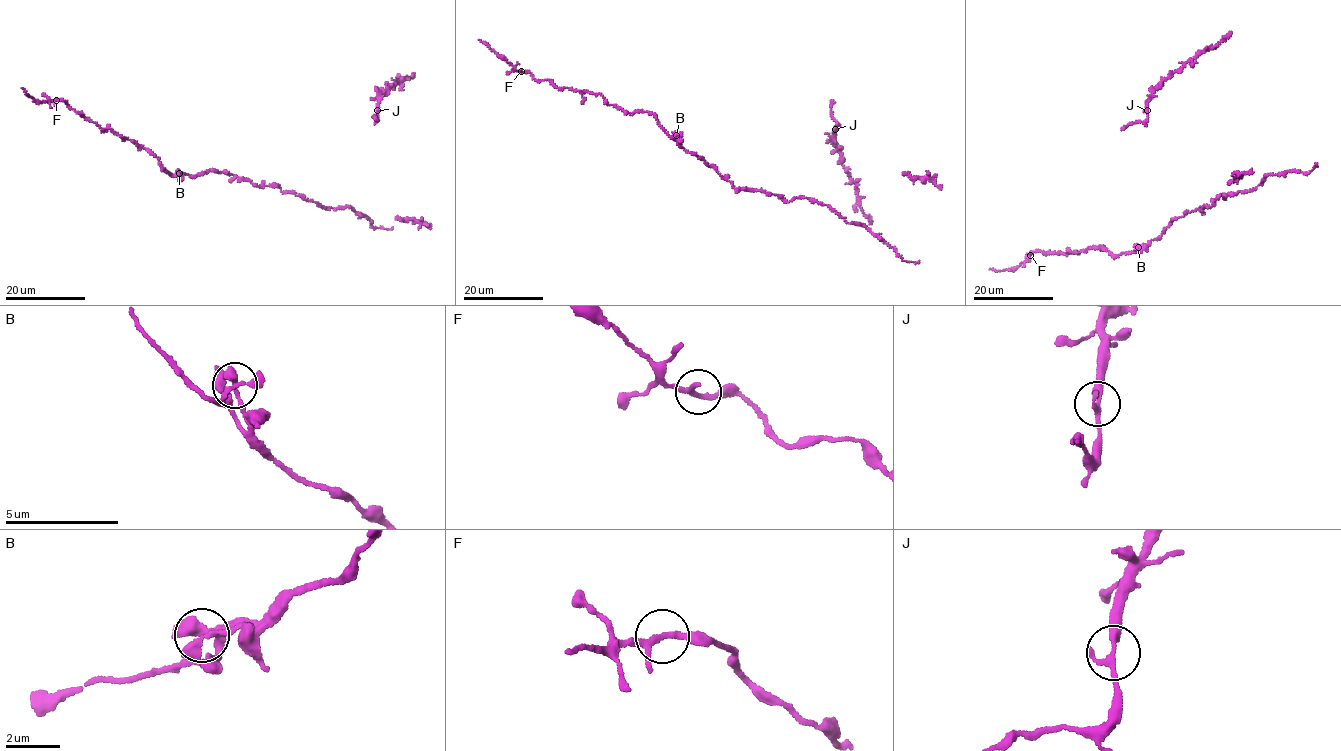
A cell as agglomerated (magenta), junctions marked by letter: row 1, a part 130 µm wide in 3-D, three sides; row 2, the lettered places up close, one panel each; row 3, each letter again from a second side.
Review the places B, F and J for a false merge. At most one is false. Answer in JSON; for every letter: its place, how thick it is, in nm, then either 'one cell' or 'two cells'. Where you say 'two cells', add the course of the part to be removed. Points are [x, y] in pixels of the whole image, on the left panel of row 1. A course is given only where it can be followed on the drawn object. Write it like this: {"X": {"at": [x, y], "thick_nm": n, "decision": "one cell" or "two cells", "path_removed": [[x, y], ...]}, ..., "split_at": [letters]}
{"B": {"at": [179, 173], "thick_nm": 280, "decision": "one cell"}, "F": {"at": [56, 100], "thick_nm": 200, "decision": "one cell"}, "J": {"at": [377, 110], "thick_nm": 200, "decision": "one cell"}, "split_at": []}

